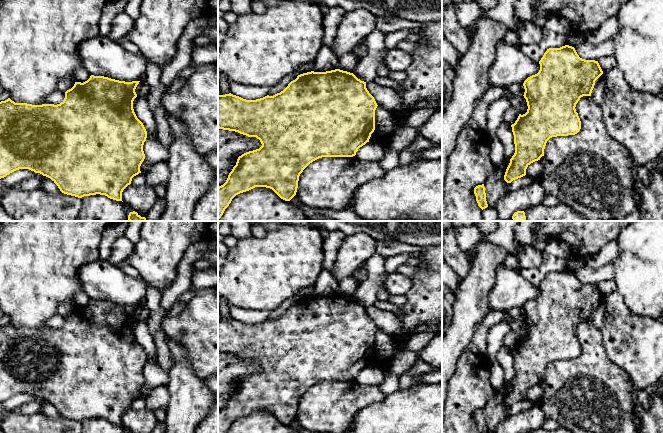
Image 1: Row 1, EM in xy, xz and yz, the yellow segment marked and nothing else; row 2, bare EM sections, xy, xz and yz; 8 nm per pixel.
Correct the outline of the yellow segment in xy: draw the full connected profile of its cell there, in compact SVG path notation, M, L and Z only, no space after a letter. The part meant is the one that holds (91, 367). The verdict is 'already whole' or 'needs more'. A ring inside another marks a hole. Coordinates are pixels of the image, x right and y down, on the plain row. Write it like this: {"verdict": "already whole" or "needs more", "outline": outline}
{"verdict": "already whole", "outline": "M91 299L81 307L75 306L74 310L65 316L64 324L57 329L42 328L32 329L27 327L15 327L10 322L0 326L0 403L19 393L29 393L35 397L50 402L64 418L82 422L90 419L105 419L110 423L122 425L123 414L131 408L132 402L139 397L140 390L145 383L143 369L147 362L147 355L143 347L137 342L133 325L137 321L135 313L140 305L125 306L104 300Z"}

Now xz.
{"verdict": "already whole", "outline": "M335 293L326 296L307 296L297 300L288 310L273 320L265 320L256 324L246 324L231 317L218 319L218 352L223 354L235 355L248 361L256 361L260 364L262 370L259 373L246 376L238 381L236 389L229 397L226 406L218 411L218 433L226 433L232 423L243 416L249 415L255 411L266 411L272 413L281 423L290 425L297 416L299 400L303 394L313 385L322 381L353 381L360 371L369 366L371 358L375 354L375 334L377 327L374 321L366 312L366 306L358 303L353 297Z"}

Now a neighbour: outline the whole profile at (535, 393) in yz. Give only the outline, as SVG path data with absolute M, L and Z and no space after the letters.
M538 384L528 389L526 399L532 401L533 403L539 404L542 400L543 394L543 387Z

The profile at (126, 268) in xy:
M123 263L120 266L120 268L123 272L127 273L129 276L141 278L139 272L135 268L133 268L131 265Z

